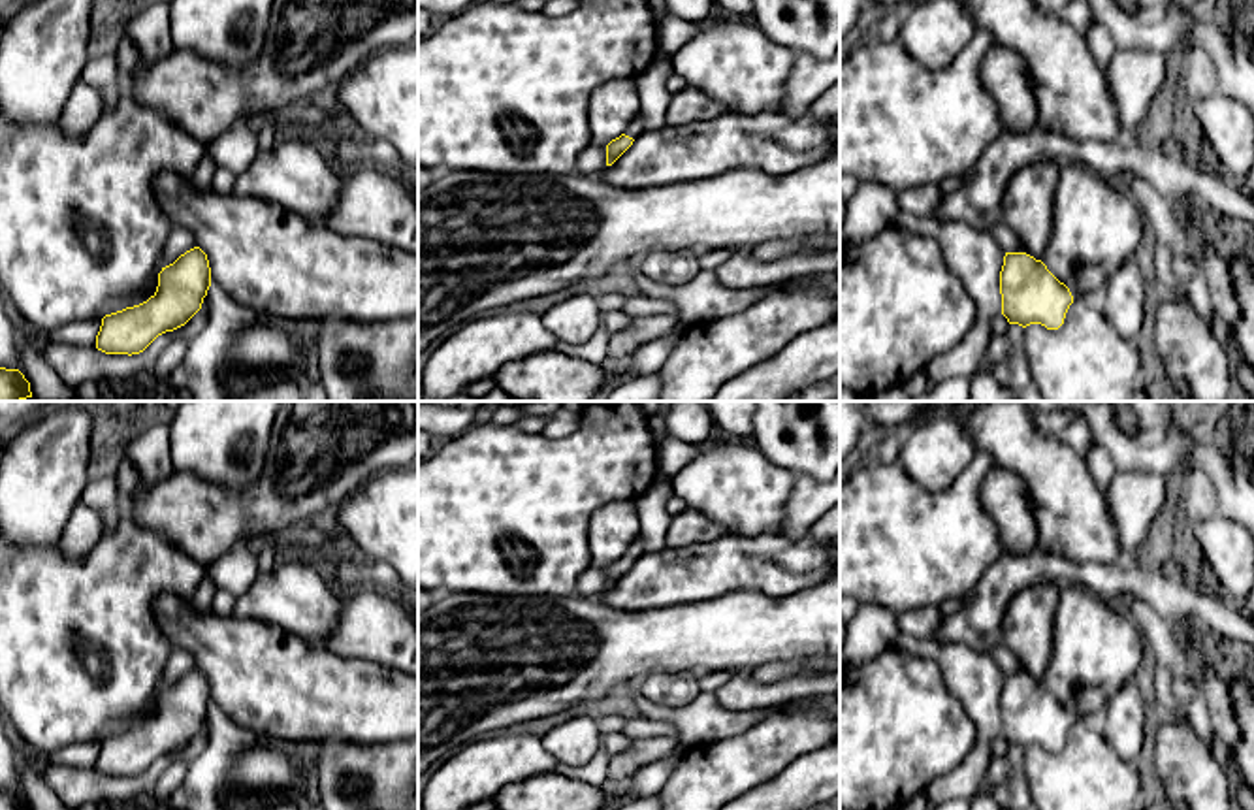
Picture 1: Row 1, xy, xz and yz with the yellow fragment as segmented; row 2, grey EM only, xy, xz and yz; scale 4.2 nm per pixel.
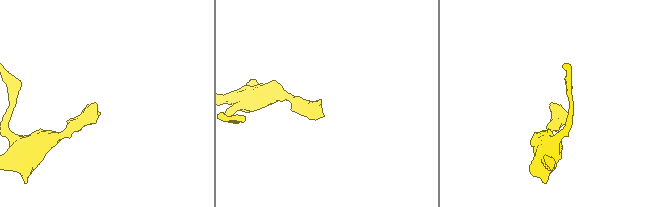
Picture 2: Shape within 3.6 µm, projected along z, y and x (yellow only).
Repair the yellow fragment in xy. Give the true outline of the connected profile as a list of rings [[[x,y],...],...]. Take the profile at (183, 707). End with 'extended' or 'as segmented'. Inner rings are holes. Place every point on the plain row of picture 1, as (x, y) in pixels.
[[[194,669],[158,695],[156,714],[143,725],[105,737],[96,770],[105,776],[139,776],[158,757],[185,748],[211,708],[207,676]]]; as segmented

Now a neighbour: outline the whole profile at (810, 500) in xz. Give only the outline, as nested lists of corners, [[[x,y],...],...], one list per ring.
[[[840,471],[828,480],[796,477],[785,503],[783,524],[774,531],[787,539],[806,539],[810,527],[840,505]]]

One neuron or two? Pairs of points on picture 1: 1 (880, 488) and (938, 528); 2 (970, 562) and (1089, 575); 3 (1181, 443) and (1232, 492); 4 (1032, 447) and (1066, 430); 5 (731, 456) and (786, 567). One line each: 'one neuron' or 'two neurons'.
1: one neuron
2: two neurons
3: one neuron
4: two neurons
5: two neurons

